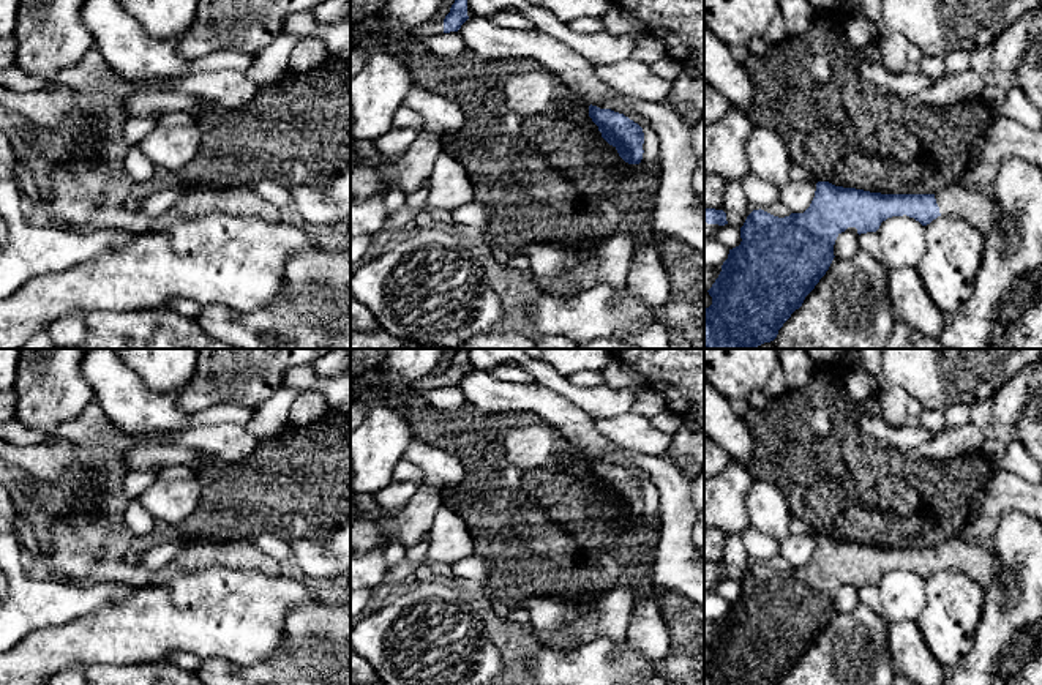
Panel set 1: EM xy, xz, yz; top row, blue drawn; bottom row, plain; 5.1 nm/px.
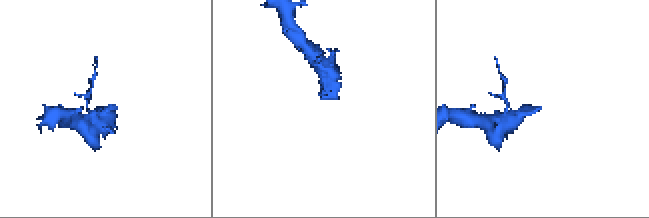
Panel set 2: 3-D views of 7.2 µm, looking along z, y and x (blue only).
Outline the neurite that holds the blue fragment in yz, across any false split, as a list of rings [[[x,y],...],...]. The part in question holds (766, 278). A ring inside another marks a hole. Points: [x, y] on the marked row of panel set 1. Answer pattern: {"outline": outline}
{"outline": [[[818,182],[815,197],[804,213],[778,218],[753,210],[740,227],[740,245],[728,259],[712,287],[712,305],[704,308],[704,349],[755,349],[777,338],[778,330],[799,309],[834,260],[837,237],[848,227],[857,234],[876,232],[892,216],[909,216],[922,226],[938,216],[955,216],[984,235],[996,227],[999,208],[991,191],[949,185],[936,194],[881,194]]]}

